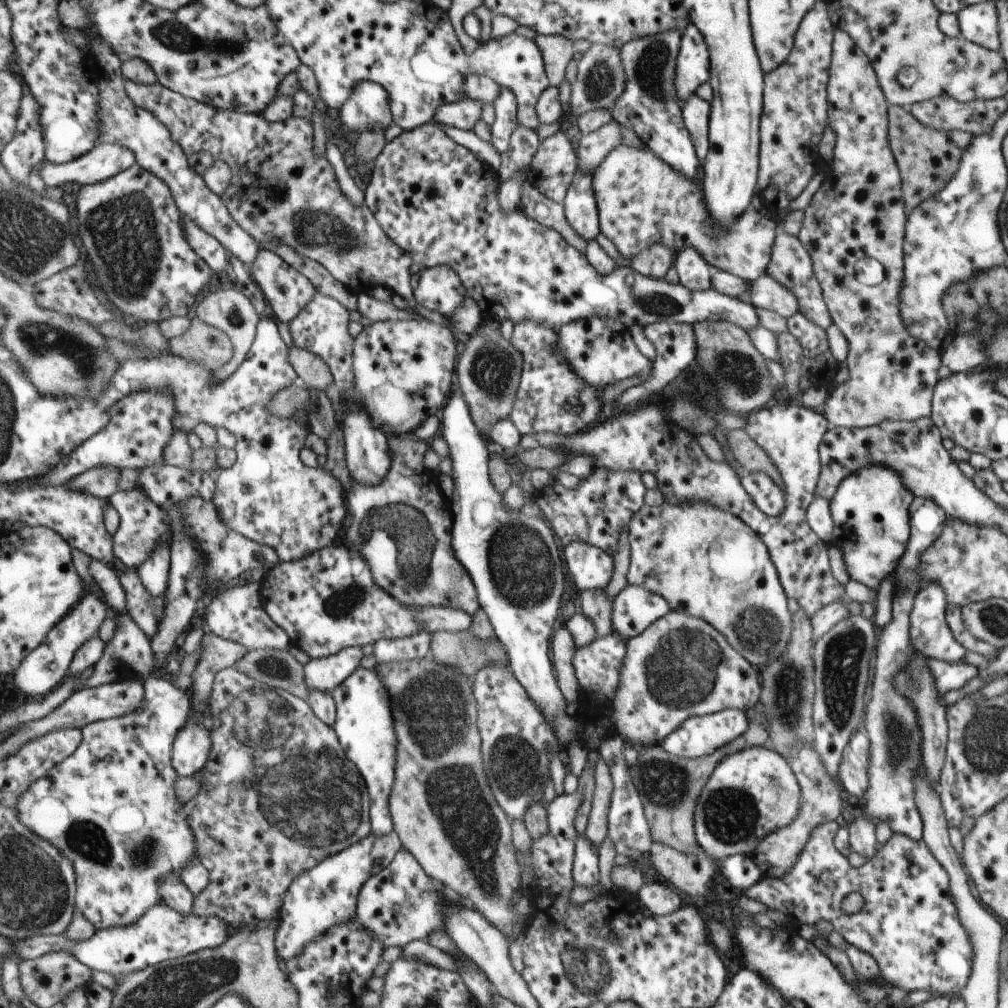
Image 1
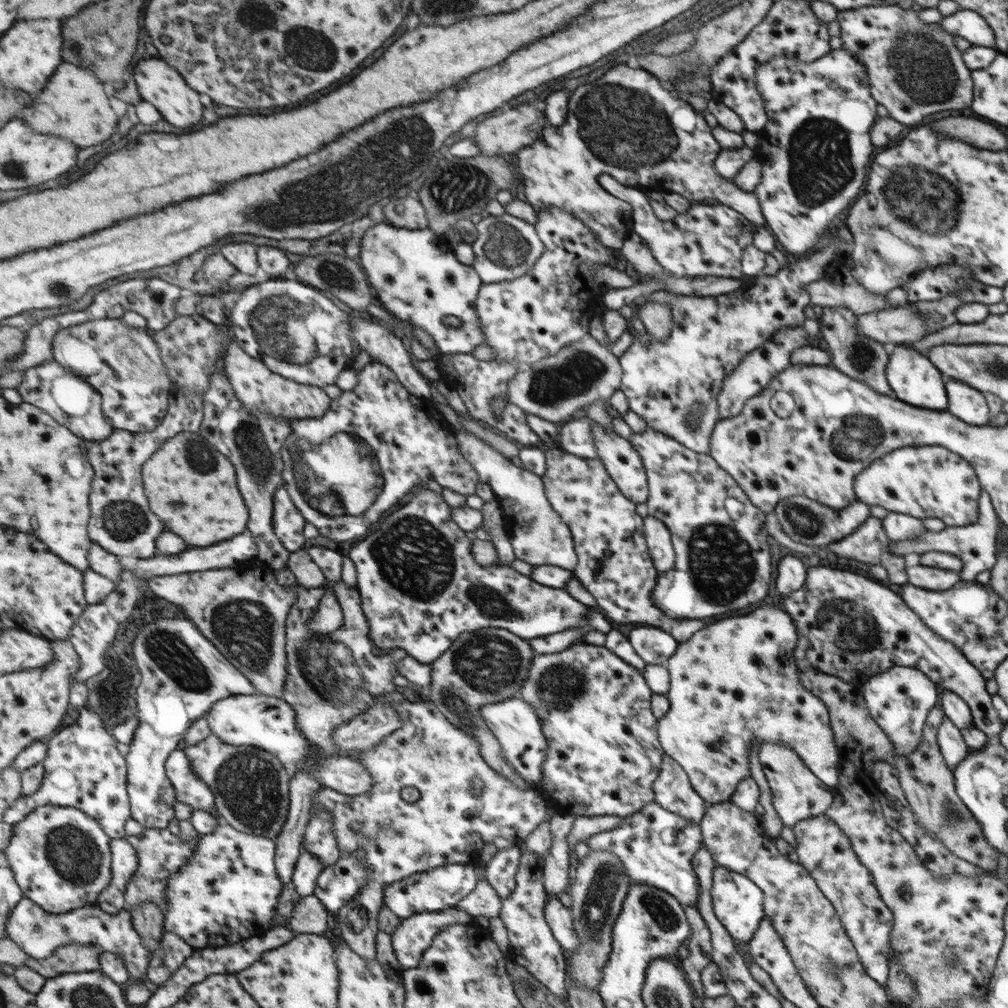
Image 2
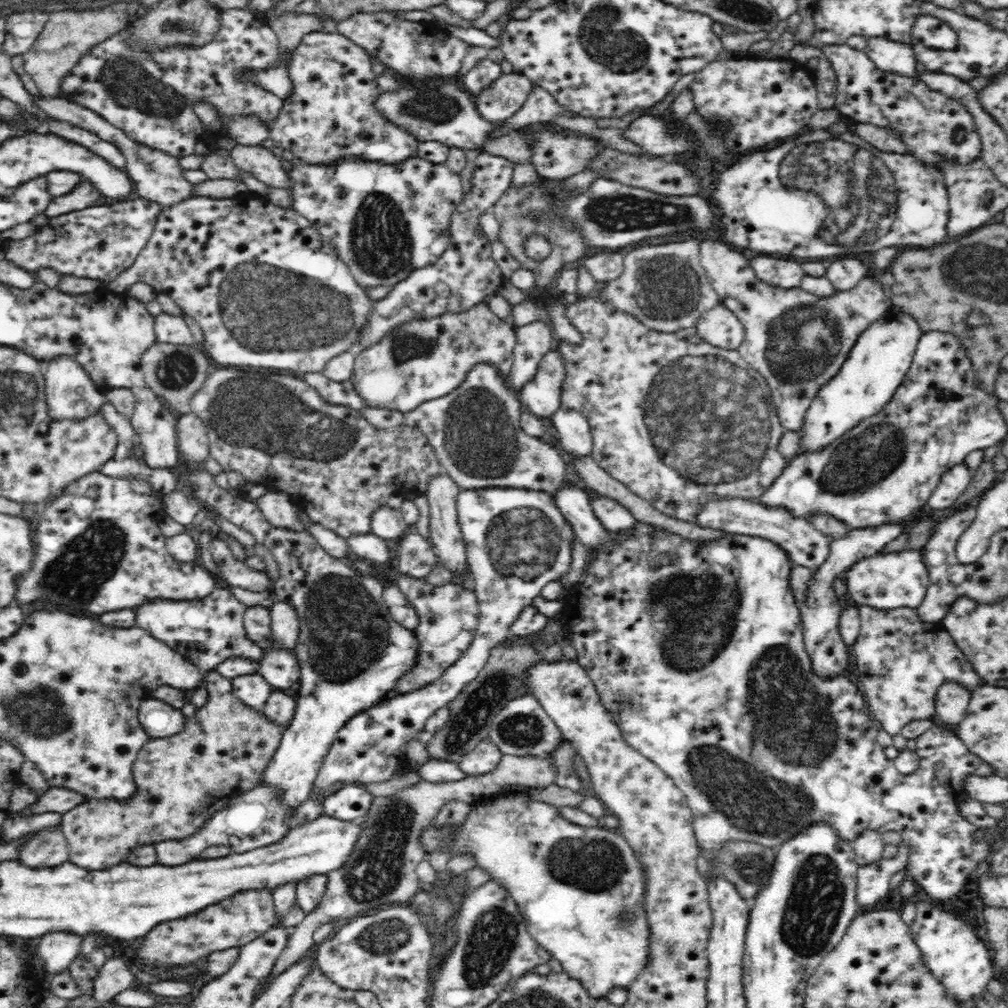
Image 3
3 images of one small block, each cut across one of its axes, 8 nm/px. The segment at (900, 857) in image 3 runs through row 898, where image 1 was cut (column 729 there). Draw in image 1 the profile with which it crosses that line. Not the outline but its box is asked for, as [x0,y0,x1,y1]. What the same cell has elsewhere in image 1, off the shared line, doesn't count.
[718,853,764,890]

